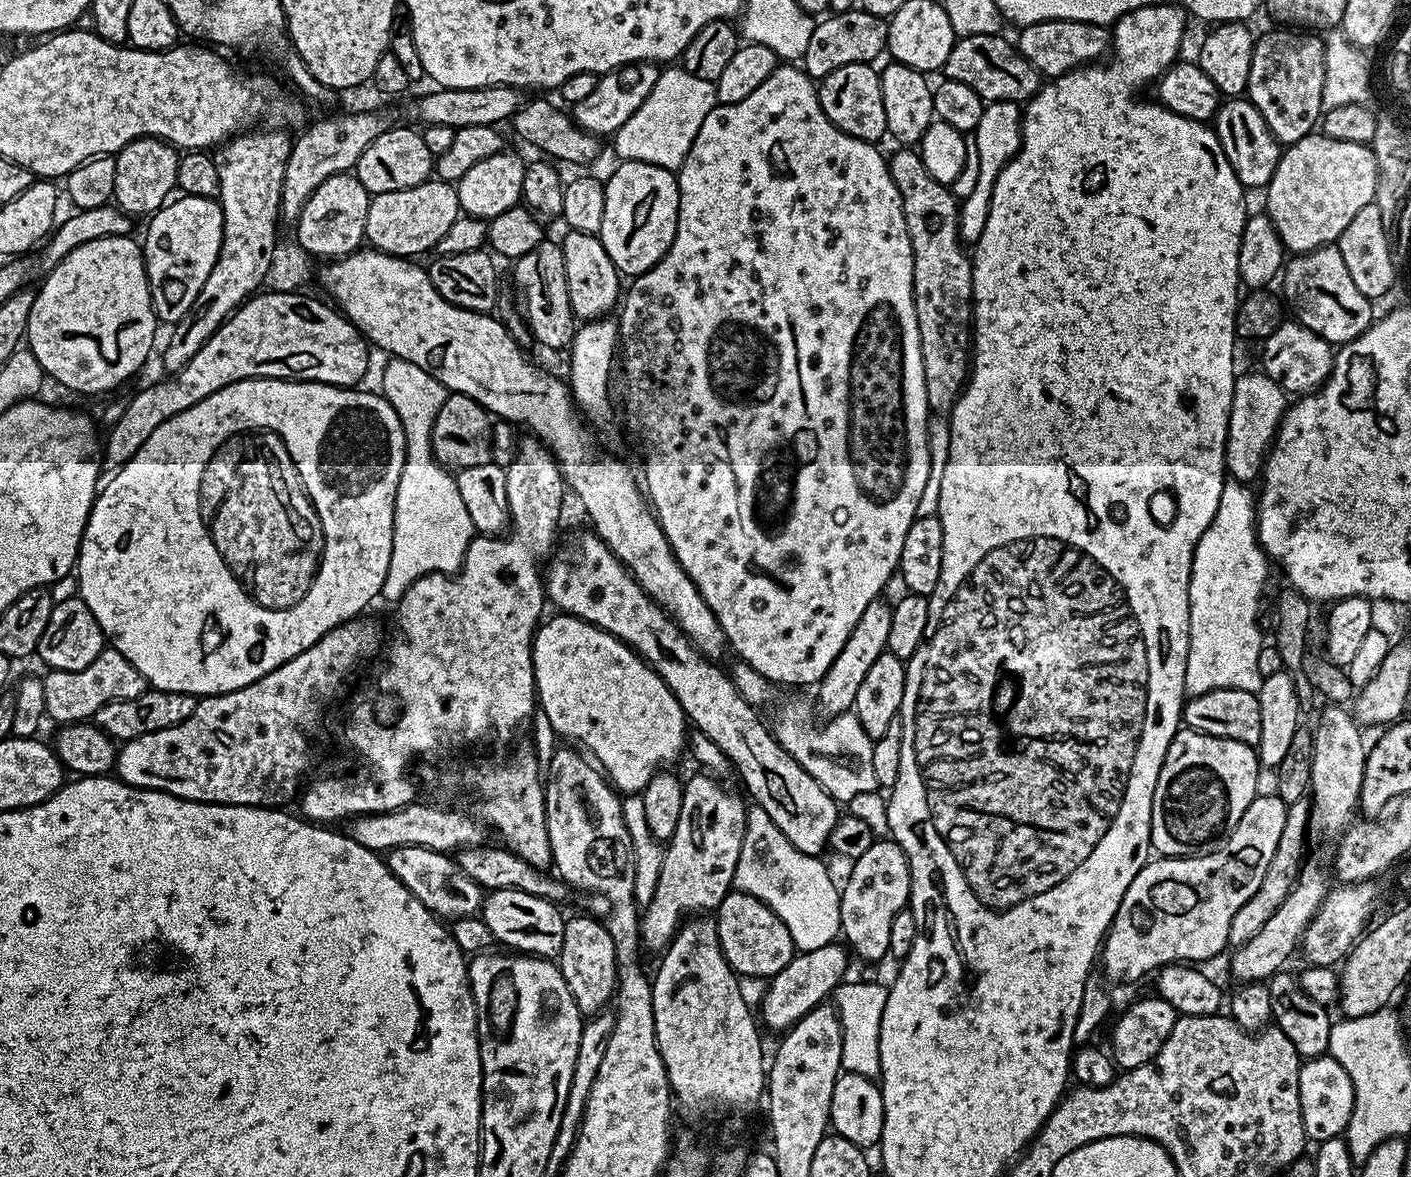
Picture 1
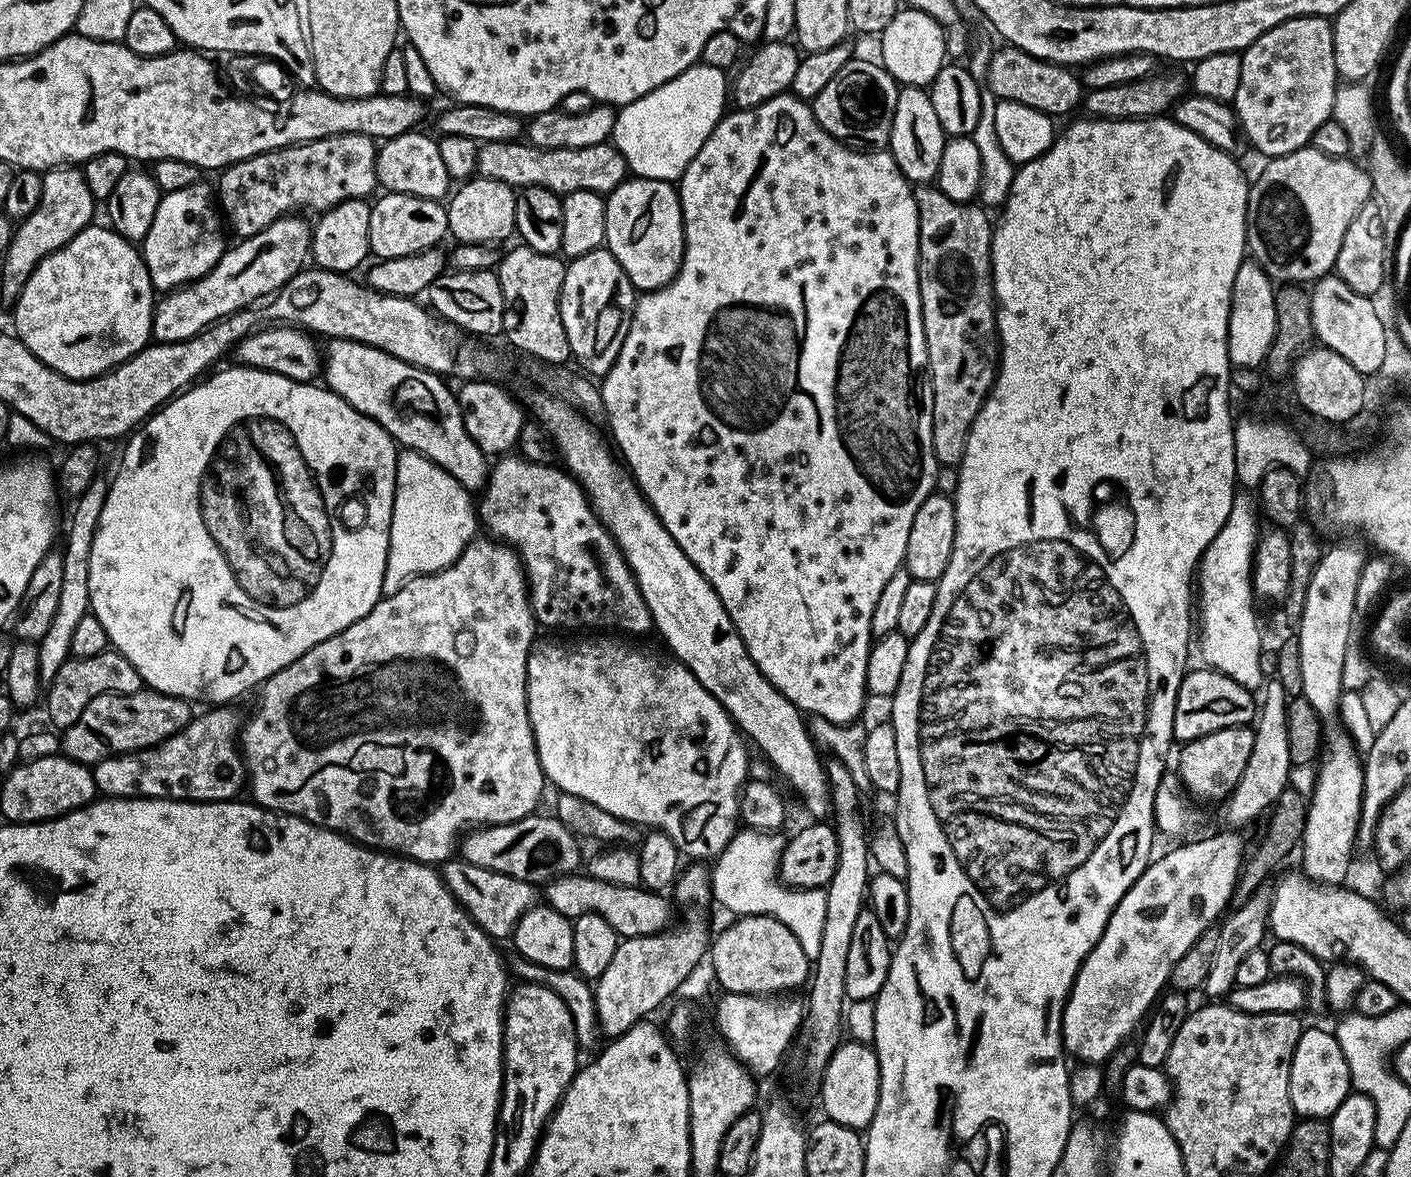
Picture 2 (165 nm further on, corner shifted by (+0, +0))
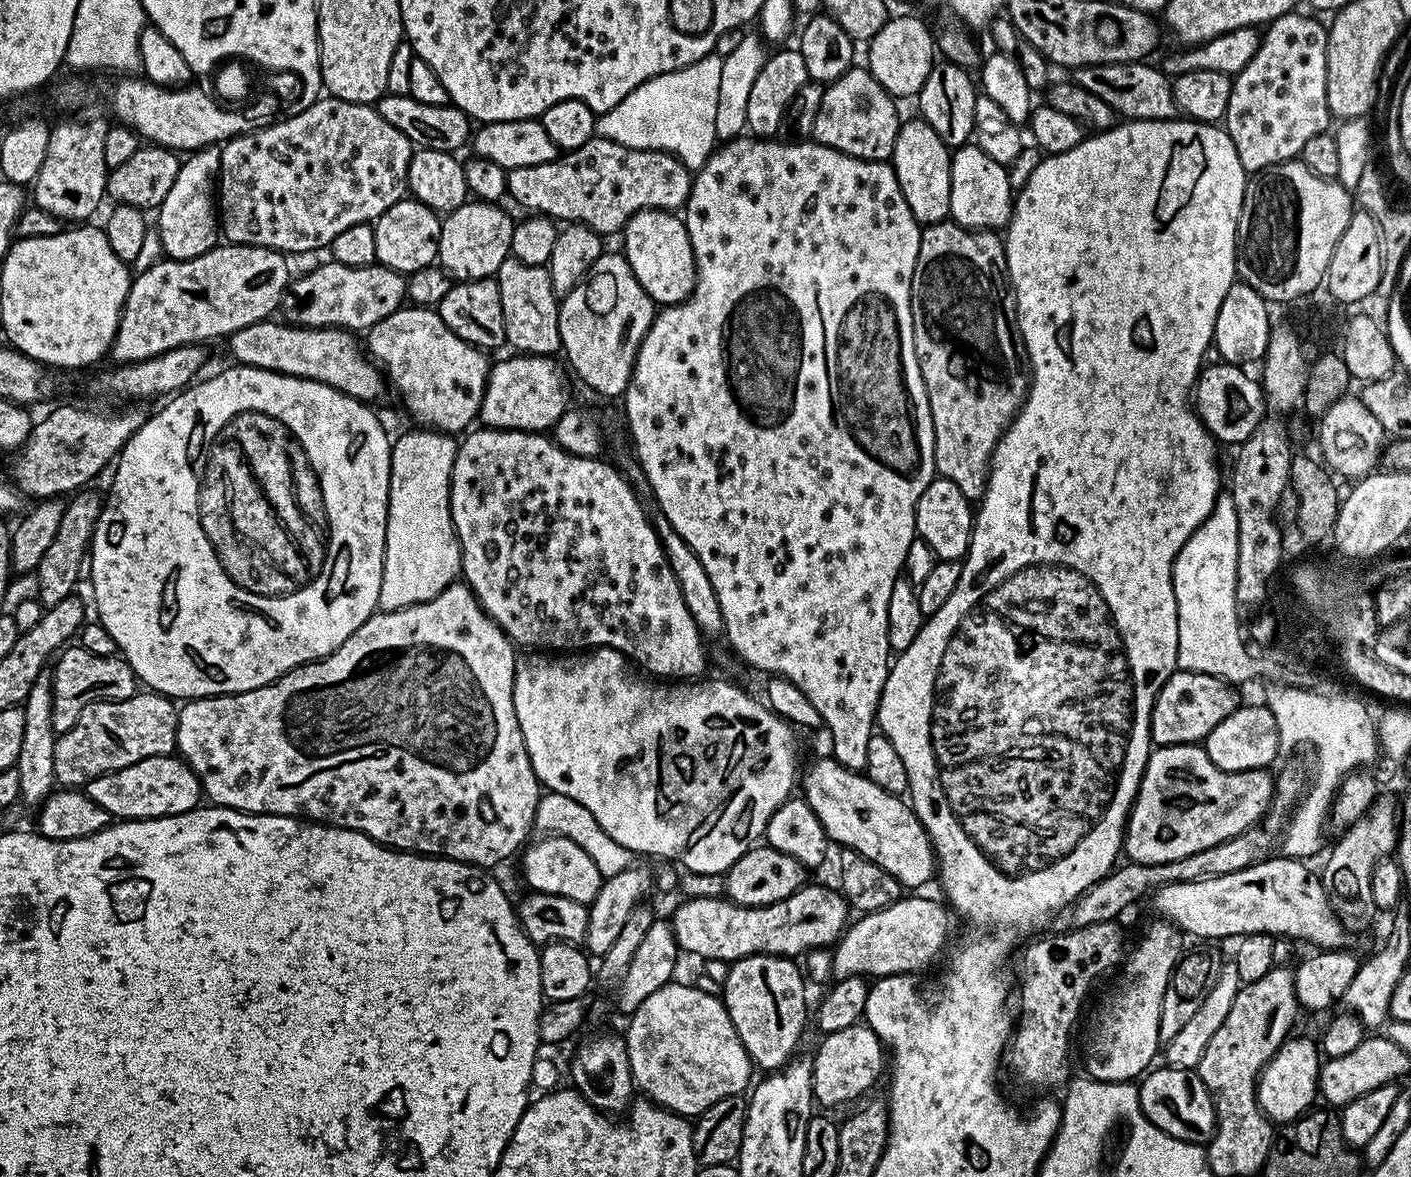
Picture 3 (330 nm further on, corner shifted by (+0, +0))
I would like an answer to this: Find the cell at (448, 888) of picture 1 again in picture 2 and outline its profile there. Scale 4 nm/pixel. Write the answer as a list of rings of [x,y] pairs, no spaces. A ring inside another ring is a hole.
[[[453,858],[439,865],[438,871],[445,886],[457,902],[464,907],[470,919],[493,941],[507,941],[516,929],[516,923],[537,903],[537,885],[528,880],[519,880],[510,874],[498,874],[482,866],[474,866],[463,858]],[[537,896],[537,900],[536,900]]]

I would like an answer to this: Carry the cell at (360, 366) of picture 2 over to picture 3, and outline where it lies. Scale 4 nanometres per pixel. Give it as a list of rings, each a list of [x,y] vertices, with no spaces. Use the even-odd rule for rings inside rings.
[[[269,318],[259,320],[242,330],[233,332],[227,337],[226,344],[232,351],[232,356],[237,365],[246,368],[265,368],[271,372],[280,372],[284,376],[301,376],[304,380],[313,380],[329,384],[331,388],[344,392],[347,396],[354,397],[355,400],[373,402],[384,392],[386,380],[381,369],[362,351],[362,344],[355,340],[351,331],[342,328],[301,328],[295,324],[279,322],[275,324],[275,319]]]

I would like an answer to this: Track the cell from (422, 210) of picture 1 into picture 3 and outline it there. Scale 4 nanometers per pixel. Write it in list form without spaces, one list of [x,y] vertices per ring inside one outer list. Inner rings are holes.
[[[405,198],[394,202],[394,206],[386,210],[386,214],[382,214],[374,221],[374,250],[377,261],[385,264],[387,268],[405,274],[436,264],[440,221],[438,213],[418,199]]]

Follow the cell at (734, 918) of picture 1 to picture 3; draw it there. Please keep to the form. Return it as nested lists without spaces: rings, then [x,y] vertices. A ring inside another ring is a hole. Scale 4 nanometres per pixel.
[[[758,954],[727,965],[722,999],[734,1022],[742,1046],[757,1069],[779,1070],[797,1055],[796,1047],[804,1036],[804,1023],[809,1023],[808,996],[804,993],[804,976],[795,959],[786,956]]]

